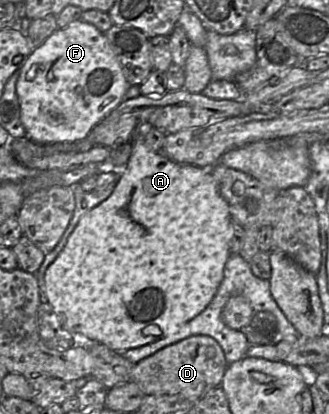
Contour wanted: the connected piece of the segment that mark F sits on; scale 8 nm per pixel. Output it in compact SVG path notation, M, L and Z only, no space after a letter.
M82 20L58 28L27 58L16 83L21 109L21 121L26 136L38 144L74 142L85 139L123 100L131 85L126 80L121 65L105 34Z

